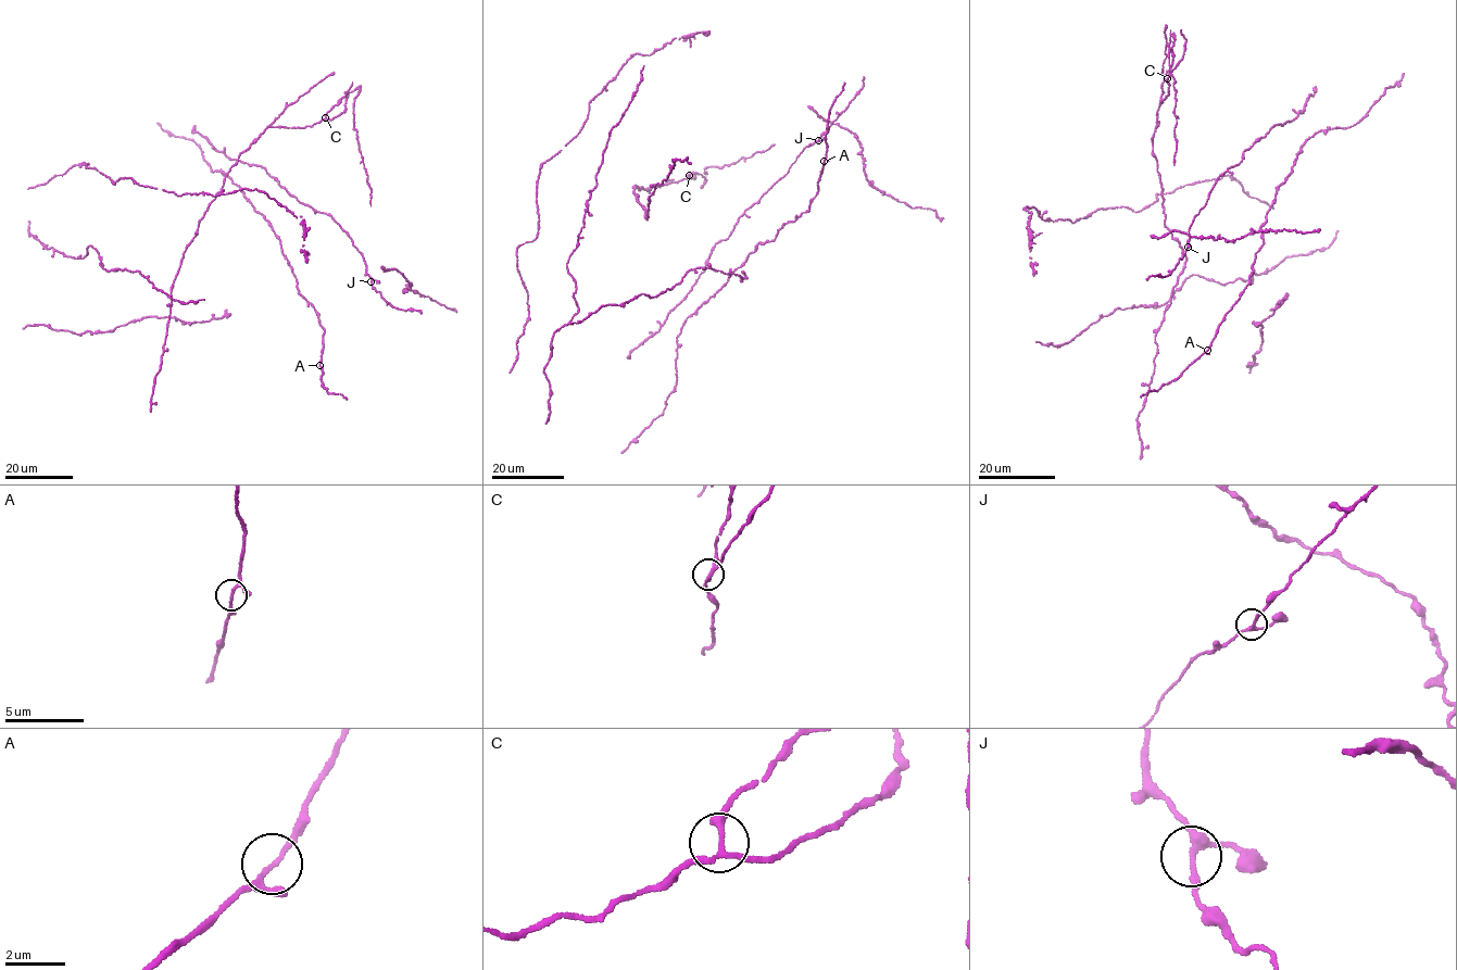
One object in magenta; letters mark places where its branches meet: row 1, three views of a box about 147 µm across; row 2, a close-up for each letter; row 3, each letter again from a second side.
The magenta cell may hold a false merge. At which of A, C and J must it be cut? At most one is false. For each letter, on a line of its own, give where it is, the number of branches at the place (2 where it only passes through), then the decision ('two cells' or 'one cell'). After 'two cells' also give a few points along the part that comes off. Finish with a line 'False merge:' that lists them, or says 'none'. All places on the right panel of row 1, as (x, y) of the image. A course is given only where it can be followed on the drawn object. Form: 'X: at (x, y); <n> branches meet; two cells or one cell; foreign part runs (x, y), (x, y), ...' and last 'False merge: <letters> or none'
A: at (1207, 350); 3 branches meet; one cell
C: at (1167, 78); 3 branches meet; two cells
J: at (1188, 247); 3 branches meet; one cell
False merge: C

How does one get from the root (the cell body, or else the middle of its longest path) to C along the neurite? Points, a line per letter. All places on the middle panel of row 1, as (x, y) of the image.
C: (638, 197), (632, 193), (633, 186), (650, 189), (677, 183), (689, 175)

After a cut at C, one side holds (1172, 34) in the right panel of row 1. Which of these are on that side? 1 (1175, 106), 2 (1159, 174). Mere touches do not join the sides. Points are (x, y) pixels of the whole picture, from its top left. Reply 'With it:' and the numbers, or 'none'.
With it: 1

